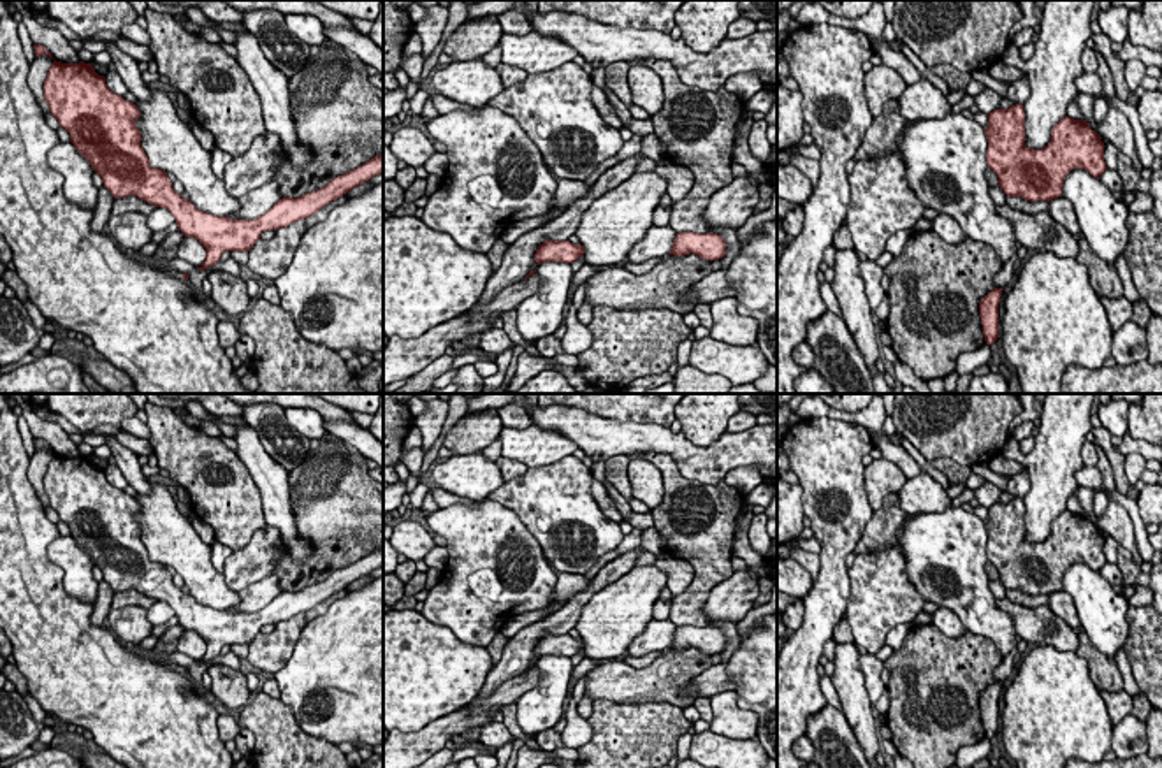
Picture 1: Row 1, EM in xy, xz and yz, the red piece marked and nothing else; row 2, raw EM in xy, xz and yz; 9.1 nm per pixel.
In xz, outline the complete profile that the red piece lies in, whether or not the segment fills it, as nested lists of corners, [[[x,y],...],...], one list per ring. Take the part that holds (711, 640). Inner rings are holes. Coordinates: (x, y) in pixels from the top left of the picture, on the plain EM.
[[[679,626],[670,648],[682,650],[694,647],[705,654],[719,654],[726,648],[726,636],[717,627]]]

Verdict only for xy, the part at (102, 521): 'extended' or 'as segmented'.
as segmented

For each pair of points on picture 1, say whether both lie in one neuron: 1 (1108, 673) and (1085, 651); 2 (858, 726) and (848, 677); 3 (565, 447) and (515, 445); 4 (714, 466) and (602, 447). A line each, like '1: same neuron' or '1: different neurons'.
1: same neuron
2: same neuron
3: same neuron
4: same neuron

